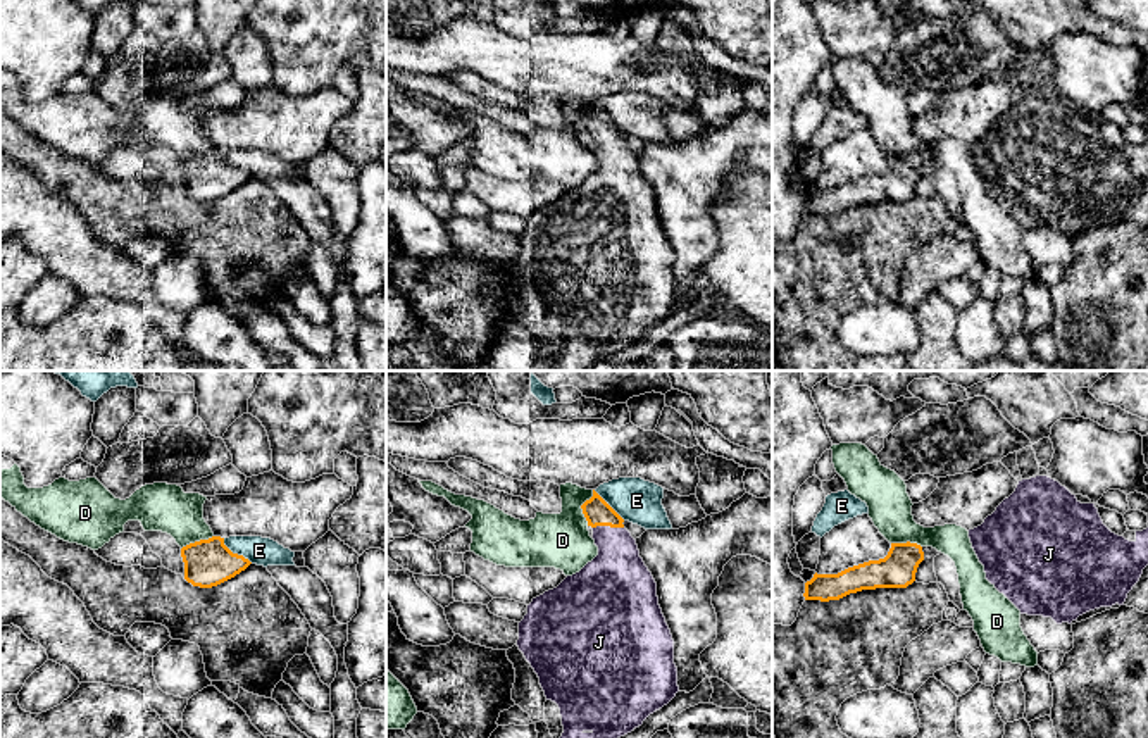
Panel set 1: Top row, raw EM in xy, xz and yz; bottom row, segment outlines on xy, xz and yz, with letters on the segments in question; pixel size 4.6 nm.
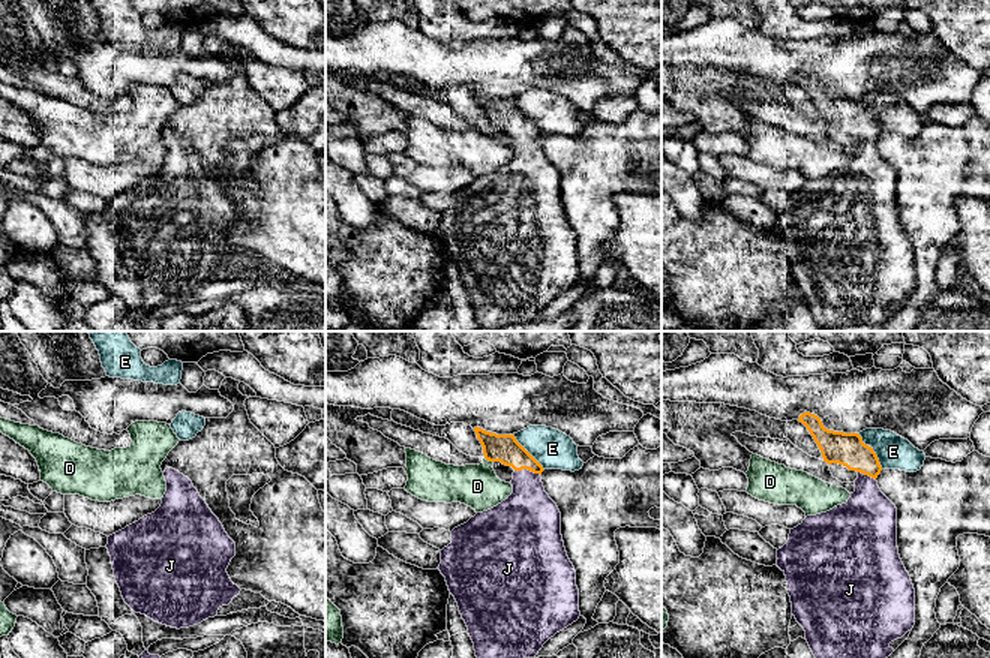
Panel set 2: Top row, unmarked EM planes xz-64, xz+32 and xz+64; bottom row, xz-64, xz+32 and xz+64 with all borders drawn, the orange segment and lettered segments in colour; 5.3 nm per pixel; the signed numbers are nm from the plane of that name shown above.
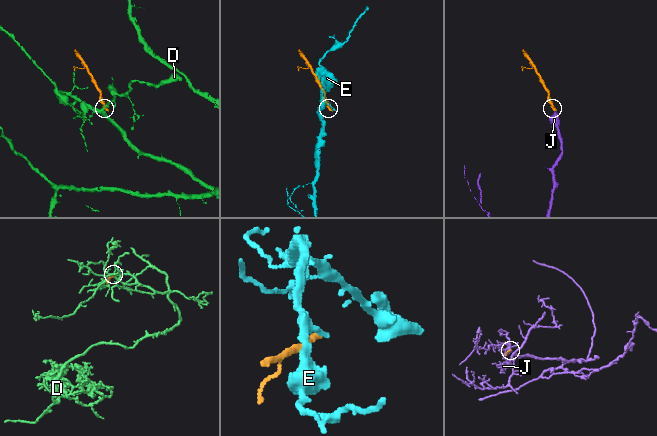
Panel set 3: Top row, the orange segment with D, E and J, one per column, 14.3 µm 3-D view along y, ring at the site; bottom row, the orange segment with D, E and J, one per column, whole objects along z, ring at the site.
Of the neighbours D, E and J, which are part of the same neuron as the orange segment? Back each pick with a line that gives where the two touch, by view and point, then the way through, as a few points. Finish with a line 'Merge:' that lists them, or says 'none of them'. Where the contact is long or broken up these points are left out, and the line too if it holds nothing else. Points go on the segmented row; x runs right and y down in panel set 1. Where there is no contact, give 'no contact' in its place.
J: contact xz (607, 525); way xz (597, 511), (607, 525), (617, 549), (617, 576)
Merge: J

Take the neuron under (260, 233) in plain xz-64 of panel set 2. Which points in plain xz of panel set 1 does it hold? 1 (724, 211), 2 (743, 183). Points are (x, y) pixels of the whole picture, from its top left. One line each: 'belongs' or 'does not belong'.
1: belongs
2: belongs

